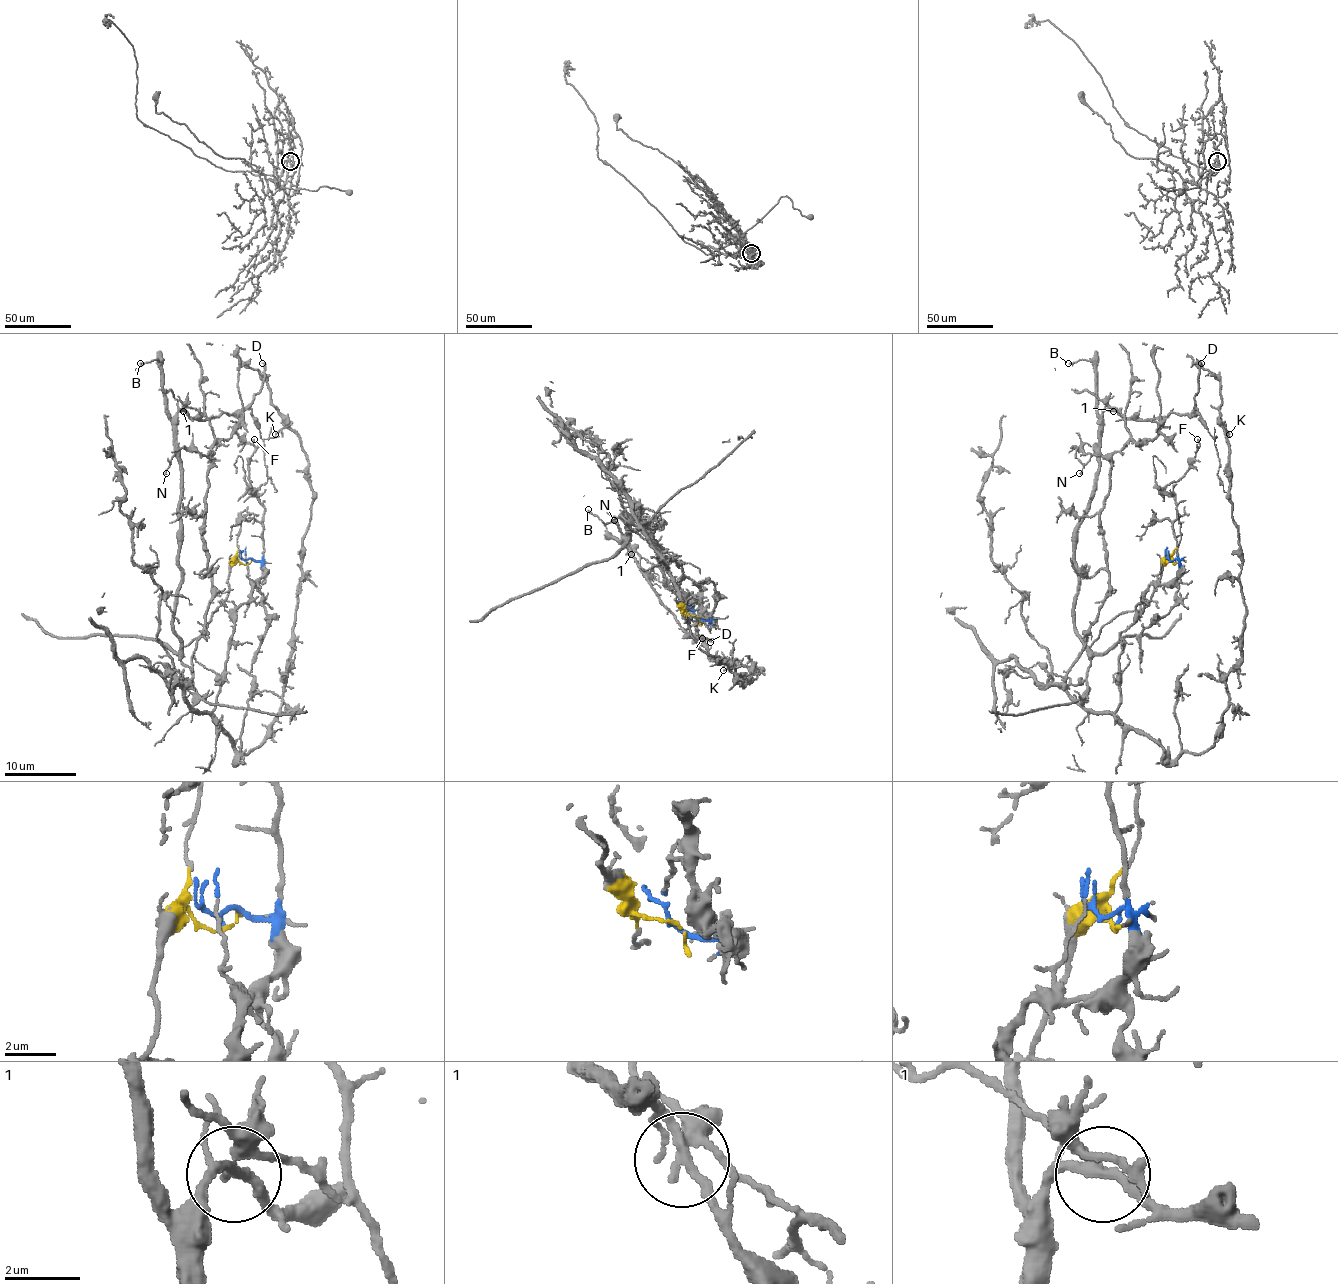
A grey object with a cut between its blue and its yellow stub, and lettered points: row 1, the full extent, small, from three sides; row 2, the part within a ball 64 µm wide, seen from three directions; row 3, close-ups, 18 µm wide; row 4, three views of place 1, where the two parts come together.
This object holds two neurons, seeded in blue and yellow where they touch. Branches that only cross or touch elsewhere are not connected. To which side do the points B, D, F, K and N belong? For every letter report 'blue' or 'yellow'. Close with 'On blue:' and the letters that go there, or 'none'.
B: yellow
D: yellow
F: blue
K: blue
N: yellow
On blue: F, K

